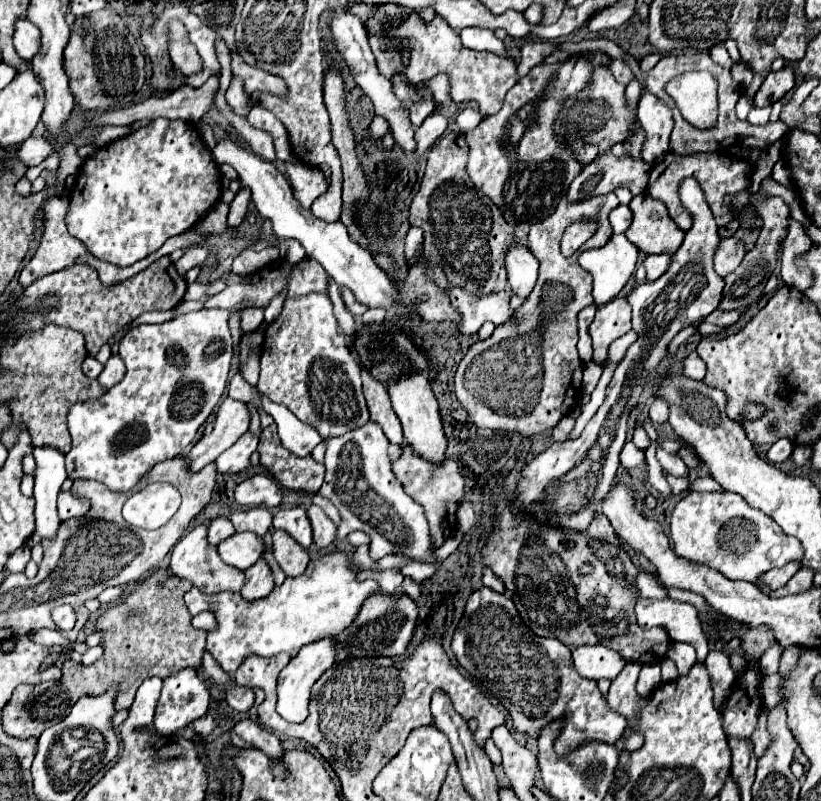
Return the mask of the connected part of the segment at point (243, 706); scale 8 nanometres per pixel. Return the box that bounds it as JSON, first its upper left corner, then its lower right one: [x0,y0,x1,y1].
[225,684,255,712]

